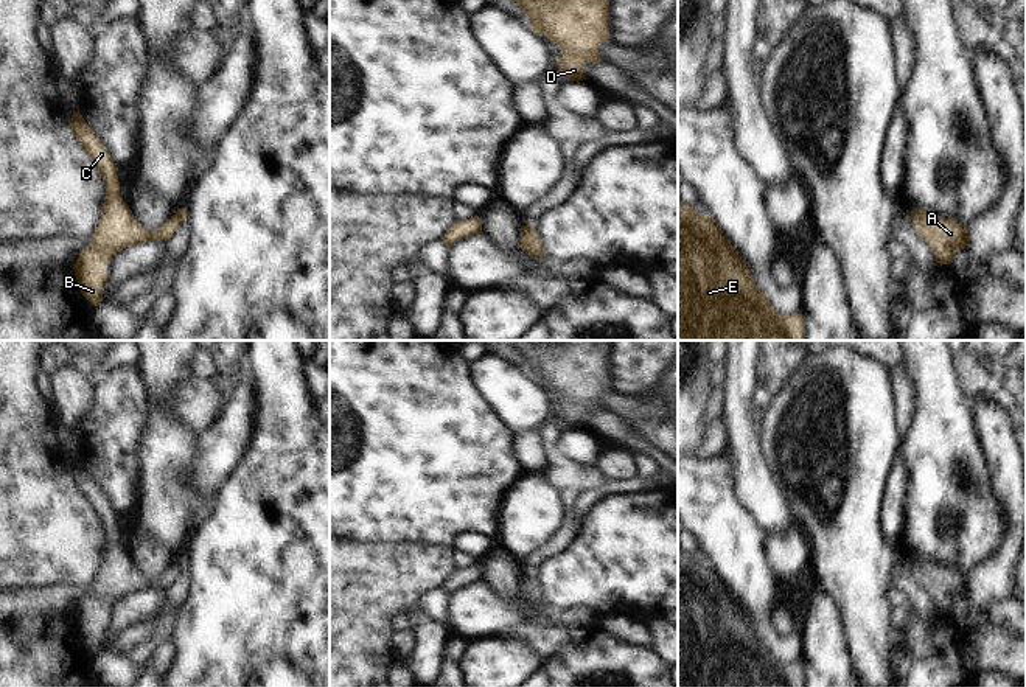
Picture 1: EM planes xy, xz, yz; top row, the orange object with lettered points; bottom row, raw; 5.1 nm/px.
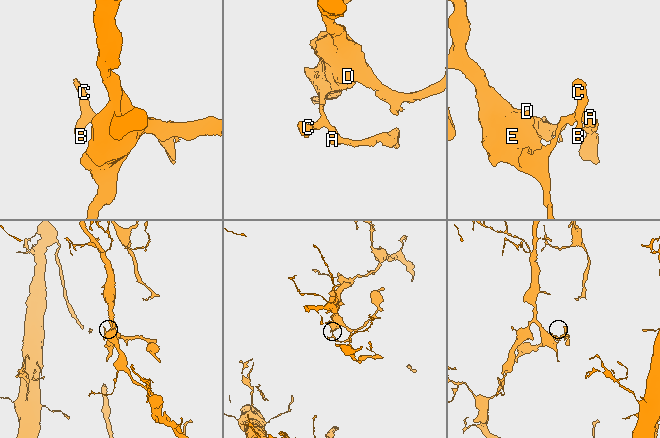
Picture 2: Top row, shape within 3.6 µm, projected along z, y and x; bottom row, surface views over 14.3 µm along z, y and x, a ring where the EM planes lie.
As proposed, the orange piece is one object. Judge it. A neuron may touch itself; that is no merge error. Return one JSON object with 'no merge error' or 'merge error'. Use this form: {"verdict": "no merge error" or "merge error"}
{"verdict": "no merge error"}

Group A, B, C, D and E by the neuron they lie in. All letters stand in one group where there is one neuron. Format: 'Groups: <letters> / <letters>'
Groups: A B C D E

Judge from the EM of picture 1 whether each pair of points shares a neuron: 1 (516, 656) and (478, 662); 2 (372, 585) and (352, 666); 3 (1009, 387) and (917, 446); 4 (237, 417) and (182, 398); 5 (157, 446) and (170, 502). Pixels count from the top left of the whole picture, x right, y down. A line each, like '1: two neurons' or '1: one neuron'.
1: one neuron
2: one neuron
3: two neurons
4: two neurons
5: one neuron

